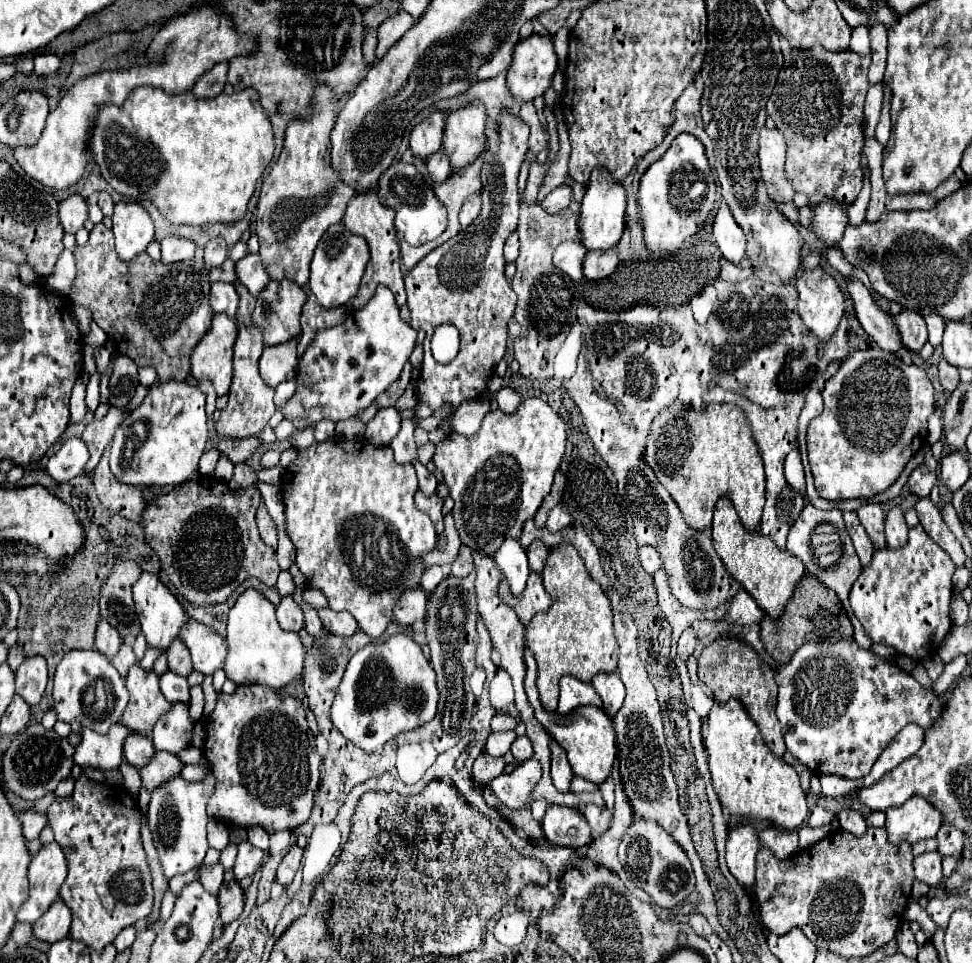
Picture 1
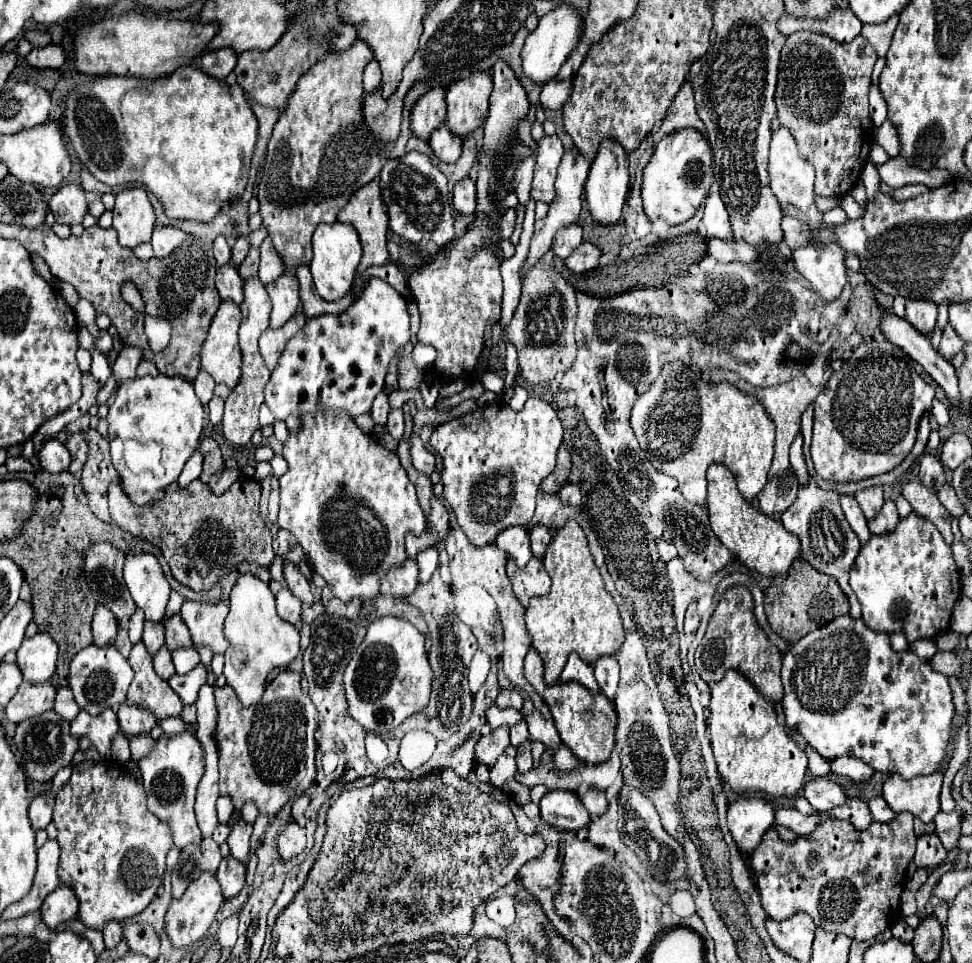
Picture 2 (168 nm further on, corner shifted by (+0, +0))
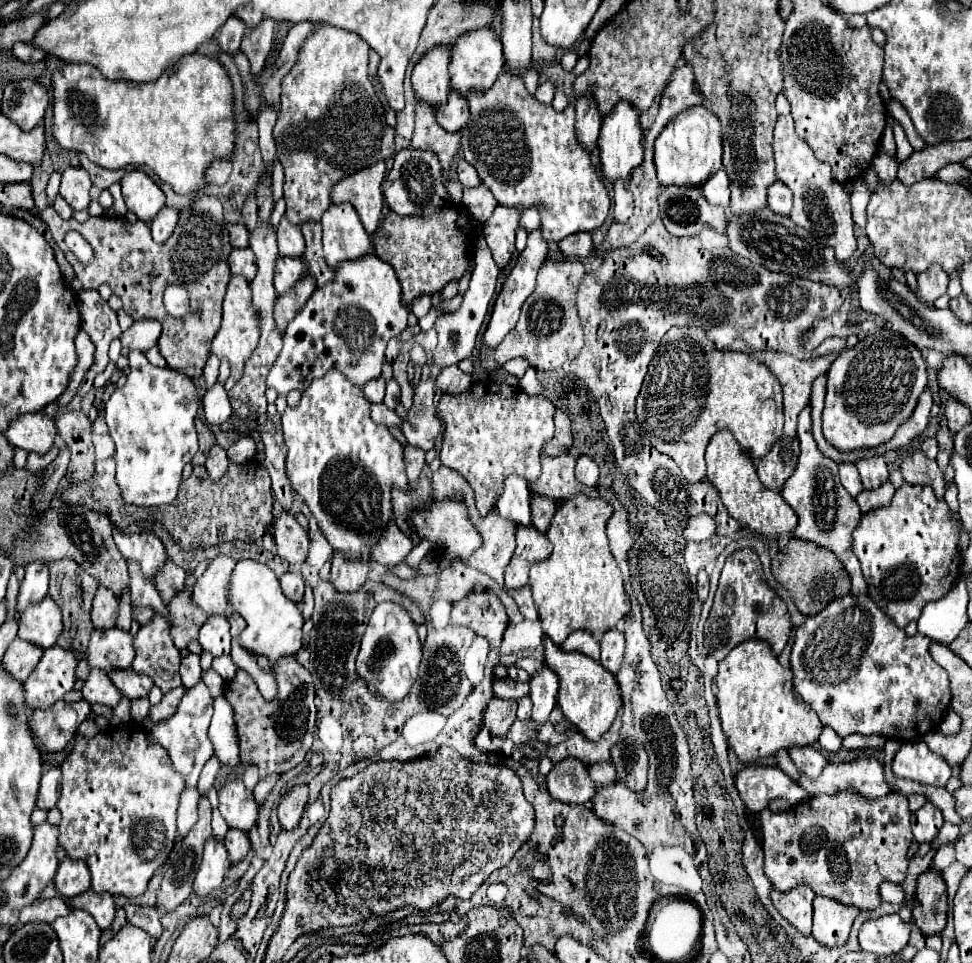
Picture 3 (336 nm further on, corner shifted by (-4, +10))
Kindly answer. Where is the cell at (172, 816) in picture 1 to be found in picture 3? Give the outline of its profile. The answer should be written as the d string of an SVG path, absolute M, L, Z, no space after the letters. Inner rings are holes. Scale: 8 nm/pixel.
M200 679L198 685L194 685L194 689L186 689L186 693L184 693L184 697L178 705L176 715L172 715L170 719L166 719L158 725L152 725L150 719L144 719L144 725L148 727L150 741L160 743L162 747L168 749L170 759L174 763L174 769L184 775L184 781L190 787L198 783L198 777L200 777L200 771L202 771L204 763L214 753L212 741L208 737L210 717L212 717L212 695L210 695L210 689L206 687L206 683Z

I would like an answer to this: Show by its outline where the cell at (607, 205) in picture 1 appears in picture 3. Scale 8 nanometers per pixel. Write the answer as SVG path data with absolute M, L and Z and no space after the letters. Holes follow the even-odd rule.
M618 101L614 109L602 119L600 135L598 135L598 147L600 147L600 171L606 179L628 179L632 169L636 169L642 163L644 147L642 147L642 127L640 117L626 105L626 101Z

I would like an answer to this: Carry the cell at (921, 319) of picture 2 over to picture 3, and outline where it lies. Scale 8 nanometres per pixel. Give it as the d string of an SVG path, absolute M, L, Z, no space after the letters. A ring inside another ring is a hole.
M932 265L926 269L926 273L918 275L918 297L932 305L940 295L944 295L948 289L948 273L942 269L942 265Z

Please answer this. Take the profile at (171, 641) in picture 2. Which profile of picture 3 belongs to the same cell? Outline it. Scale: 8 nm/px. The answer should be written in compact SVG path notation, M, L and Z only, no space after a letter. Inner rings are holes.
M170 559L158 571L158 577L154 581L156 581L156 589L166 605L172 601L176 589L180 589L184 585L184 577L186 577L186 571L182 567L174 565Z

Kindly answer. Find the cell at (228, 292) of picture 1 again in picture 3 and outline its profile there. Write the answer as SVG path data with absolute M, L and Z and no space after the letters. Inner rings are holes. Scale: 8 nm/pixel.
M234 249L228 257L230 263L230 271L234 275L244 275L248 281L254 279L256 273L256 259L252 249Z

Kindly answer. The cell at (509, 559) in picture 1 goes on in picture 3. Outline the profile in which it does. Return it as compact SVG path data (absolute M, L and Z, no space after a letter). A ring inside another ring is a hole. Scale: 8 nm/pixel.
M508 475L504 489L498 497L498 513L506 519L516 521L518 525L532 525L530 521L530 491L528 483L518 475Z

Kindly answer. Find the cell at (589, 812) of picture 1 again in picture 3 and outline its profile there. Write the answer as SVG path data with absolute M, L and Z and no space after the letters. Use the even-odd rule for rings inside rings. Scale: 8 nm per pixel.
M598 763L598 765L590 765L590 777L594 779L596 787L608 785L610 781L616 779L616 769L612 763Z

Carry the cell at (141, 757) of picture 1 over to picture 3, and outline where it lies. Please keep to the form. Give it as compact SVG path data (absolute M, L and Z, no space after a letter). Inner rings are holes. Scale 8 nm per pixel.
M114 669L114 673L108 673L112 683L120 689L120 693L128 699L146 697L154 685L146 673L134 673L132 669Z

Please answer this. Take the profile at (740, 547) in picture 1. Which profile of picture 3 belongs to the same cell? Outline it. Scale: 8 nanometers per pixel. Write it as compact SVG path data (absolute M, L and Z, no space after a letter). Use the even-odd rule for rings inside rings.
M728 429L718 431L710 439L708 449L706 449L706 463L708 463L706 479L720 491L720 497L722 497L728 513L736 521L740 521L742 525L748 525L754 533L770 537L770 539L778 539L780 535L794 537L794 529L798 525L794 509L784 501L780 491L766 489L760 483L754 461L744 457L742 447L738 445L738 441L734 439L734 435Z

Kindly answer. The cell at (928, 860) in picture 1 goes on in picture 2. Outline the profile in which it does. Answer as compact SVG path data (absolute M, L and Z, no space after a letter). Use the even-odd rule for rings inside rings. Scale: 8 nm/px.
M936 833L918 839L918 847L914 855L914 863L918 869L936 869L944 863L944 859L946 859L946 849L942 847Z

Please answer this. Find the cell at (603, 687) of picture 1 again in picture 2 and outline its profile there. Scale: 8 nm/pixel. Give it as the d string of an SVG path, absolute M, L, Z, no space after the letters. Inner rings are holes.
M614 655L602 657L592 667L594 667L594 677L600 685L602 695L606 695L608 701L614 701L614 695L618 691L618 681L620 681L620 667L616 657Z

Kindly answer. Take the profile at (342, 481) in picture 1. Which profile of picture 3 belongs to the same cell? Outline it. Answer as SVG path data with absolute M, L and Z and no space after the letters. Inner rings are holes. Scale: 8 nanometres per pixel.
M330 371L302 393L298 407L288 407L282 415L284 441L288 445L286 471L290 483L298 495L304 497L312 511L322 535L328 539L334 551L342 551L348 559L370 559L370 549L376 545L388 521L392 521L390 489L408 489L402 445L390 435L386 425L378 425L370 417L370 403L364 393L346 379L344 373Z

